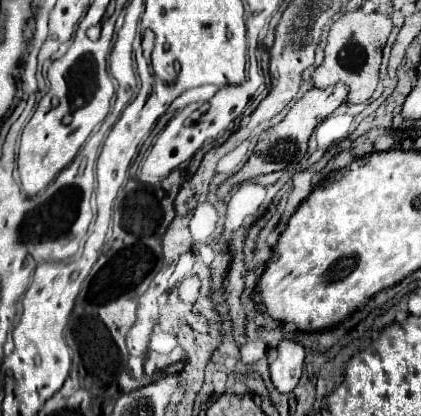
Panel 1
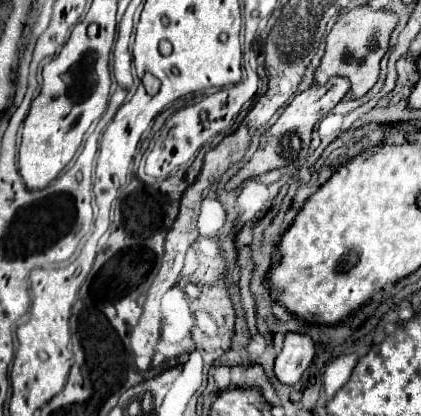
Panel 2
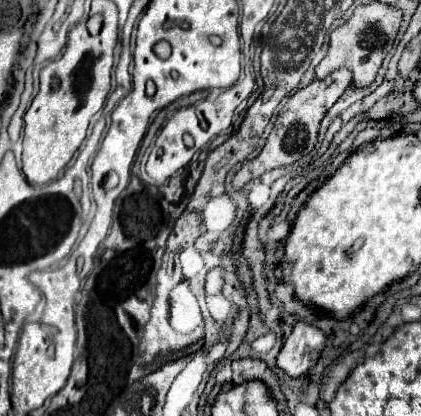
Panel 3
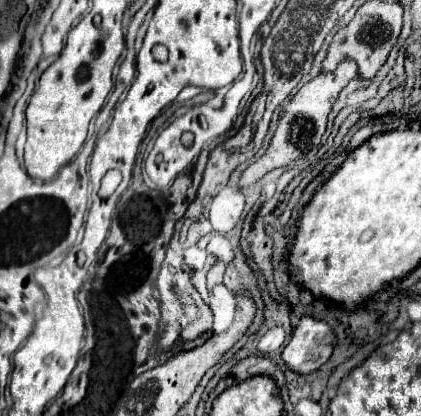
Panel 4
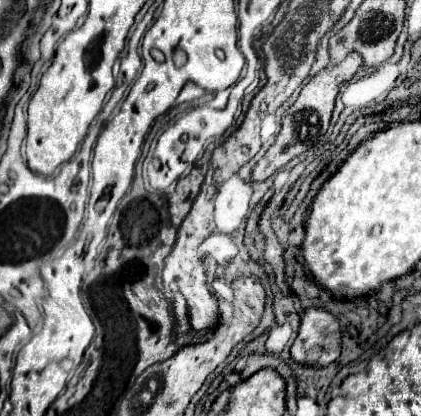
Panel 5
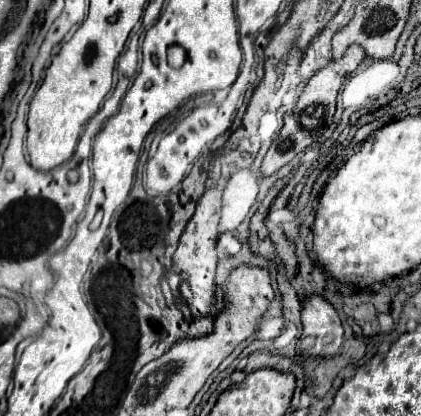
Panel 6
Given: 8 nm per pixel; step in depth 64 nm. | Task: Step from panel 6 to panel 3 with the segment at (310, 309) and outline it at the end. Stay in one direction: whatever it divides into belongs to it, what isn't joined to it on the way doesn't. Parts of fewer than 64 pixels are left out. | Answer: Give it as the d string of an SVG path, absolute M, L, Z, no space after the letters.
M298 322L278 354L278 368L290 378L300 378L316 364L324 342L326 334L322 330Z

